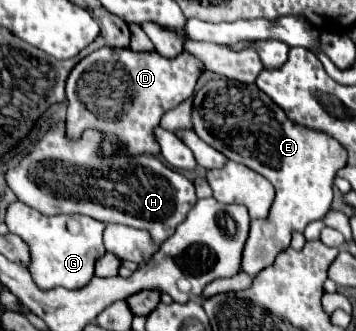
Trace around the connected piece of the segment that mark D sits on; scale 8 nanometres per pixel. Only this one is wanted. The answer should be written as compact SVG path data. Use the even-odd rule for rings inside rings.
M99 48L85 56L69 74L67 94L67 136L79 138L83 130L97 128L105 132L105 152L121 154L159 154L159 144L153 136L153 128L159 126L161 116L187 100L199 76L205 72L205 64L189 52L181 52L175 58L159 56L159 52L133 52L129 48Z

